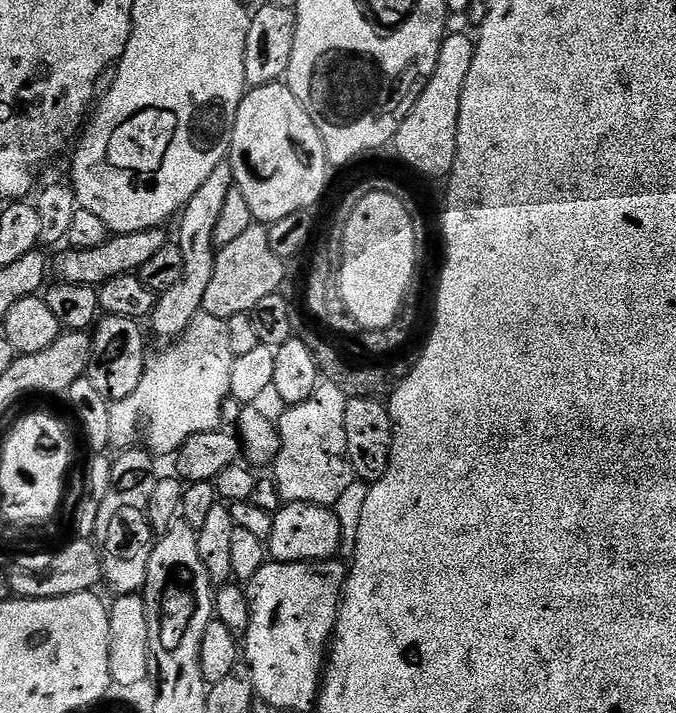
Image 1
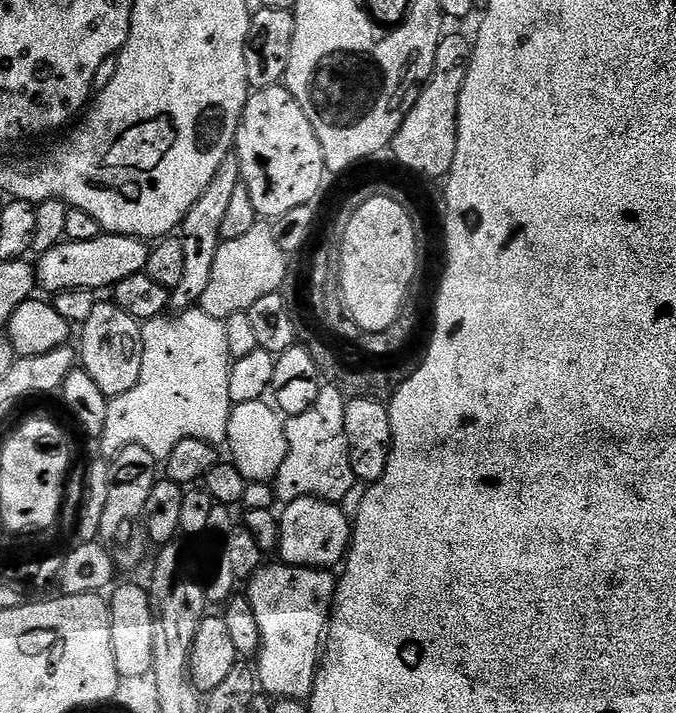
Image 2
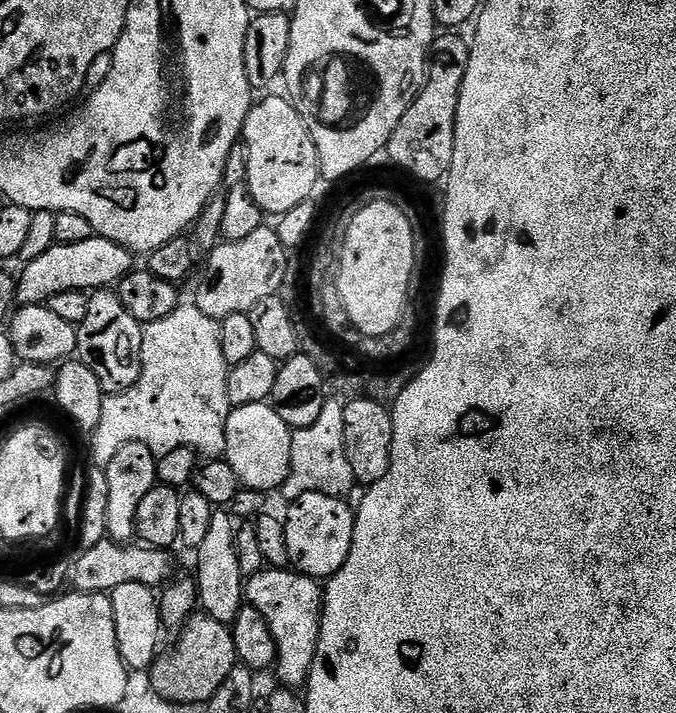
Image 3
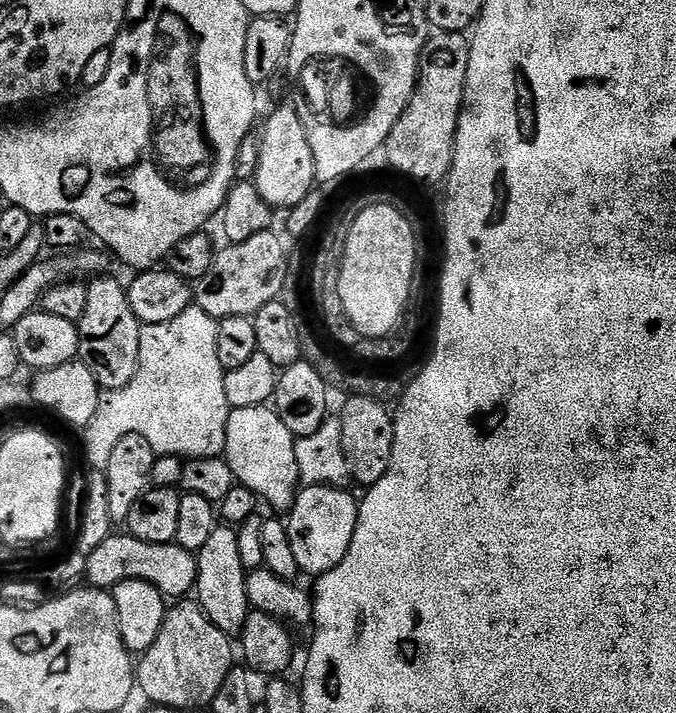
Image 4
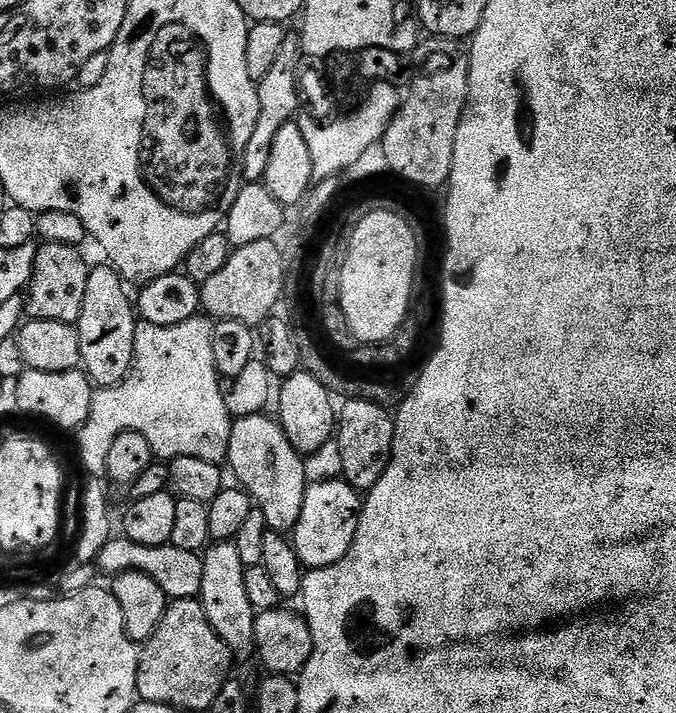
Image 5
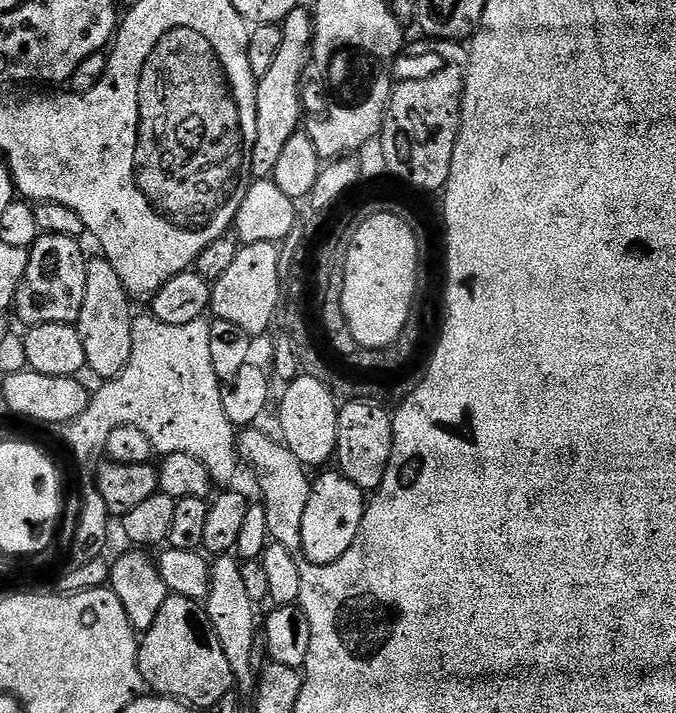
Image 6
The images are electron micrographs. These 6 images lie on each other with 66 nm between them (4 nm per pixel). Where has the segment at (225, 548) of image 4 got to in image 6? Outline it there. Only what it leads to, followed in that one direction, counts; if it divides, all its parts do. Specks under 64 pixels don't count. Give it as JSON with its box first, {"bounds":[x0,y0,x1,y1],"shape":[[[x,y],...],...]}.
{"bounds":[206,555,258,681],"shape":[[[235,555],[217,556],[211,561],[212,577],[206,601],[208,623],[211,624],[226,662],[230,662],[232,675],[237,681],[244,680],[252,672],[252,655],[258,652],[258,616],[257,605],[252,603],[250,594],[246,594],[246,585],[242,583],[241,561]]]}

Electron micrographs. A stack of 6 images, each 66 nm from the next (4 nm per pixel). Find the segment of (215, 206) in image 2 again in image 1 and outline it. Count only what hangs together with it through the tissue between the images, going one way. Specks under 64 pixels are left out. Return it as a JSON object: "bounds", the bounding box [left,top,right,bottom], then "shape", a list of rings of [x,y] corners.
{"bounds":[150,162,234,342],"shape":[[[227,162],[214,166],[210,178],[198,186],[194,198],[184,205],[180,220],[180,237],[178,243],[182,250],[182,259],[186,261],[186,274],[178,286],[170,286],[170,290],[159,293],[156,305],[150,317],[152,332],[163,342],[179,340],[188,329],[194,317],[201,315],[206,286],[210,286],[210,278],[214,278],[214,262],[218,251],[214,242],[214,229],[218,226],[218,218],[222,218],[222,210],[226,210],[226,198],[230,198],[230,190],[234,186],[234,174]]]}

